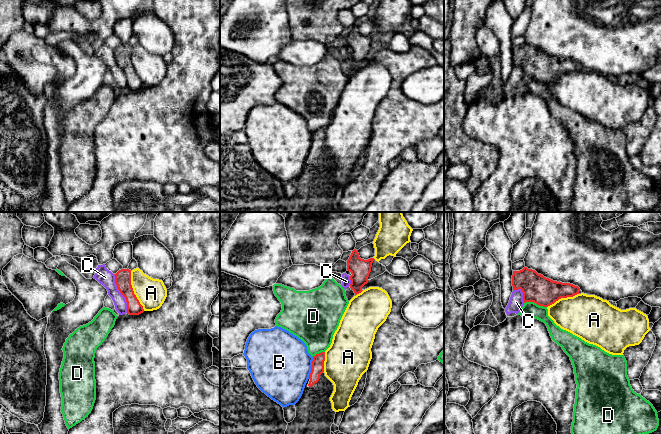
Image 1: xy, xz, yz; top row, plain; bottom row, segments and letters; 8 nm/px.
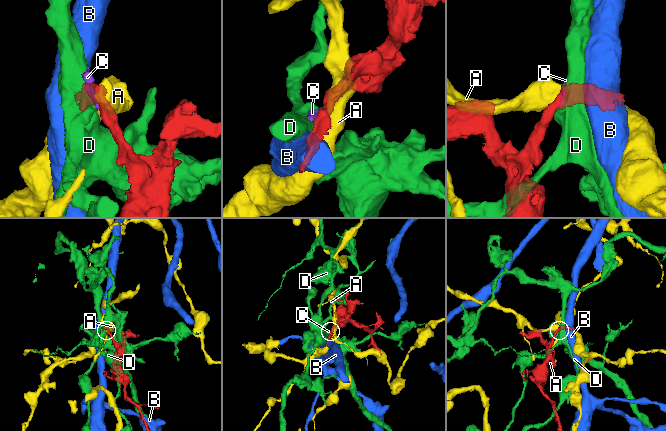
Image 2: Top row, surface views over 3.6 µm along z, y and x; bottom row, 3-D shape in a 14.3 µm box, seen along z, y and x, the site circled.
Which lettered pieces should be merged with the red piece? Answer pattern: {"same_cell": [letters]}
{"same_cell": []}

